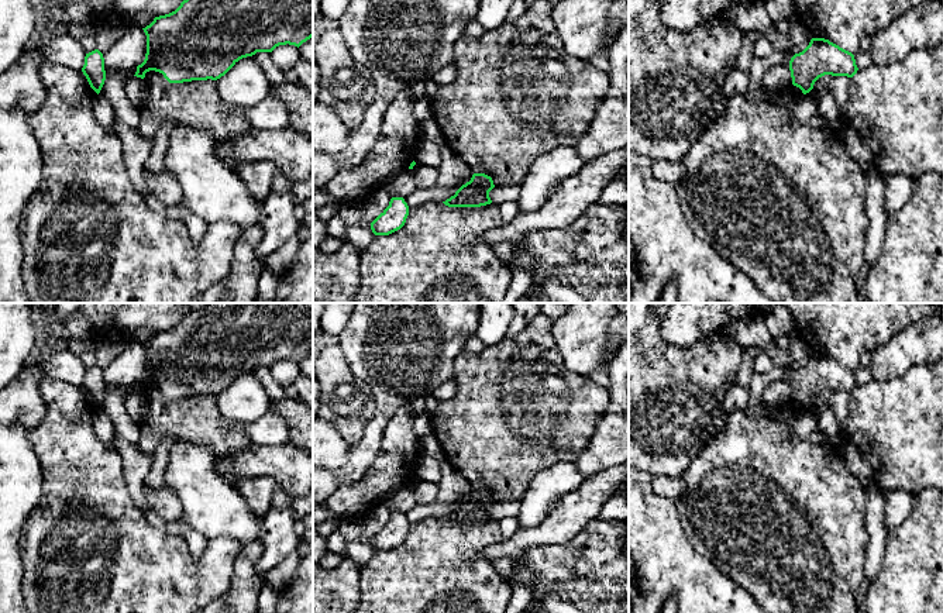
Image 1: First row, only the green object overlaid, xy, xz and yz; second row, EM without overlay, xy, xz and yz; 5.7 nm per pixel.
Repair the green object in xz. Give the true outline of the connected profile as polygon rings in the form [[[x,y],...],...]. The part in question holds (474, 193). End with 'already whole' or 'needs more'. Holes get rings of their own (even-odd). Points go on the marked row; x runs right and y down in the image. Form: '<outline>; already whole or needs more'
[[[474,173],[471,180],[462,185],[454,196],[443,202],[448,207],[481,207],[491,204],[489,192],[495,187],[491,176]]]; already whole

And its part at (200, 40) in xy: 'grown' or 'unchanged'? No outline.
unchanged

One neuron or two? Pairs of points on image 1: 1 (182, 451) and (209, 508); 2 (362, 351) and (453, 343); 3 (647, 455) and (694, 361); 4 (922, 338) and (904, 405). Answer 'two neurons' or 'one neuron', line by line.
1: one neuron
2: one neuron
3: one neuron
4: two neurons

